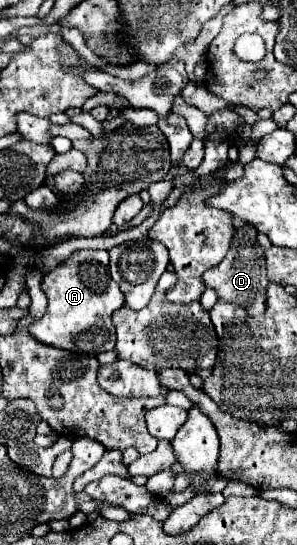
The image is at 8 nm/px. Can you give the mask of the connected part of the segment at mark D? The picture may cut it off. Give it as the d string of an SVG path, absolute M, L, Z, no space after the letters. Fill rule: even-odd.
M253 226L237 228L233 238L233 246L225 254L223 262L209 268L203 274L205 286L213 288L223 302L233 302L249 312L249 316L259 316L265 312L265 292L267 292L267 276L265 276L265 256L263 248L257 244L257 230Z

